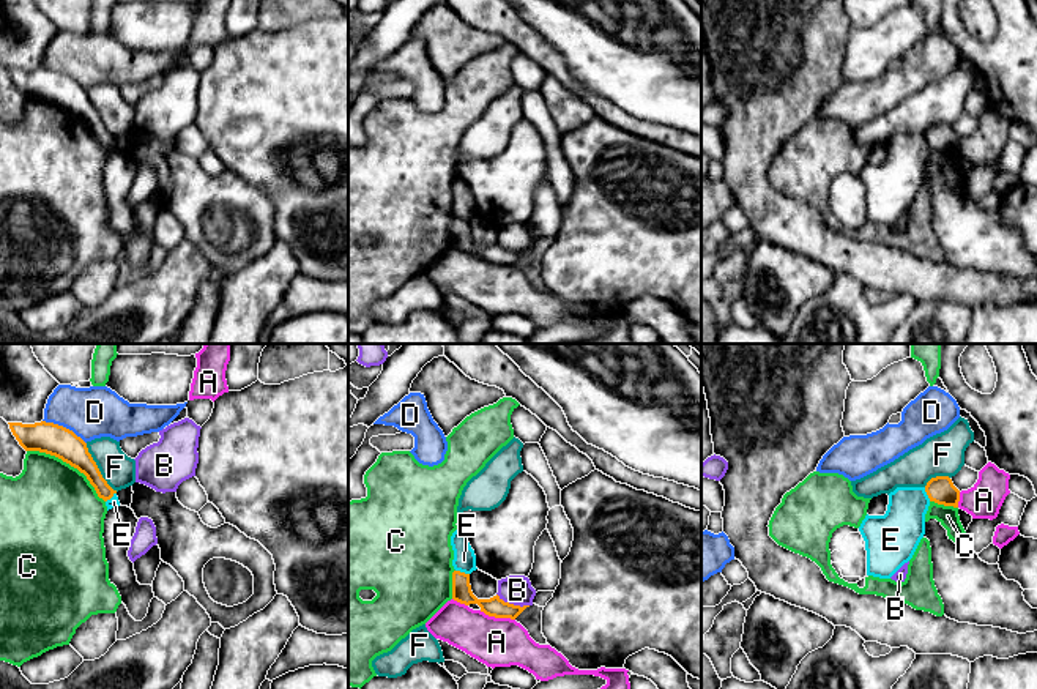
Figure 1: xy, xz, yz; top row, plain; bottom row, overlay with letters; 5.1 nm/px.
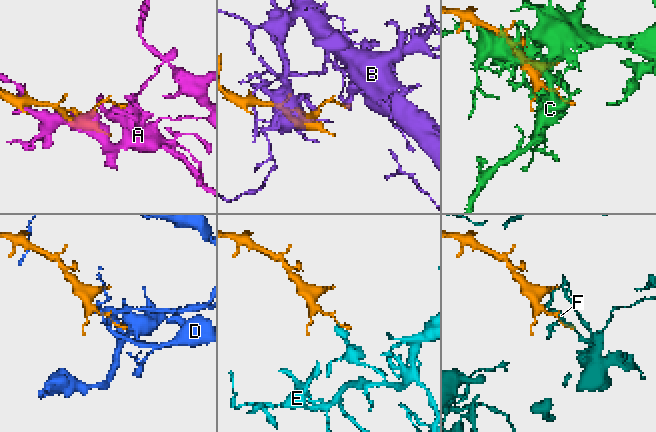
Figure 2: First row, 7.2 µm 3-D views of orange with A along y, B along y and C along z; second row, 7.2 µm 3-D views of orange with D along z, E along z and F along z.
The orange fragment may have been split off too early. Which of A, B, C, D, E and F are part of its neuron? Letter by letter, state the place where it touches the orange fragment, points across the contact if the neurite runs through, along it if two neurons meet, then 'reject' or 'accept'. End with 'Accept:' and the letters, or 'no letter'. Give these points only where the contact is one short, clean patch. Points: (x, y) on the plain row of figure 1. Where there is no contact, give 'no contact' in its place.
A: contact xz (497, 264); reject
B: contact xz (512, 251); reject
C: contact xy (70, 111); reject
D: contact xy (65, 74); reject
E: contact xz (462, 219); border xz (456, 216), (468, 221); reject
F: contact xy (98, 115); reject
Accept: no letter

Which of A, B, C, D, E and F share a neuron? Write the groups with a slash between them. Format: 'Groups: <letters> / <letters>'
Groups: A / B / C / D / E / F

